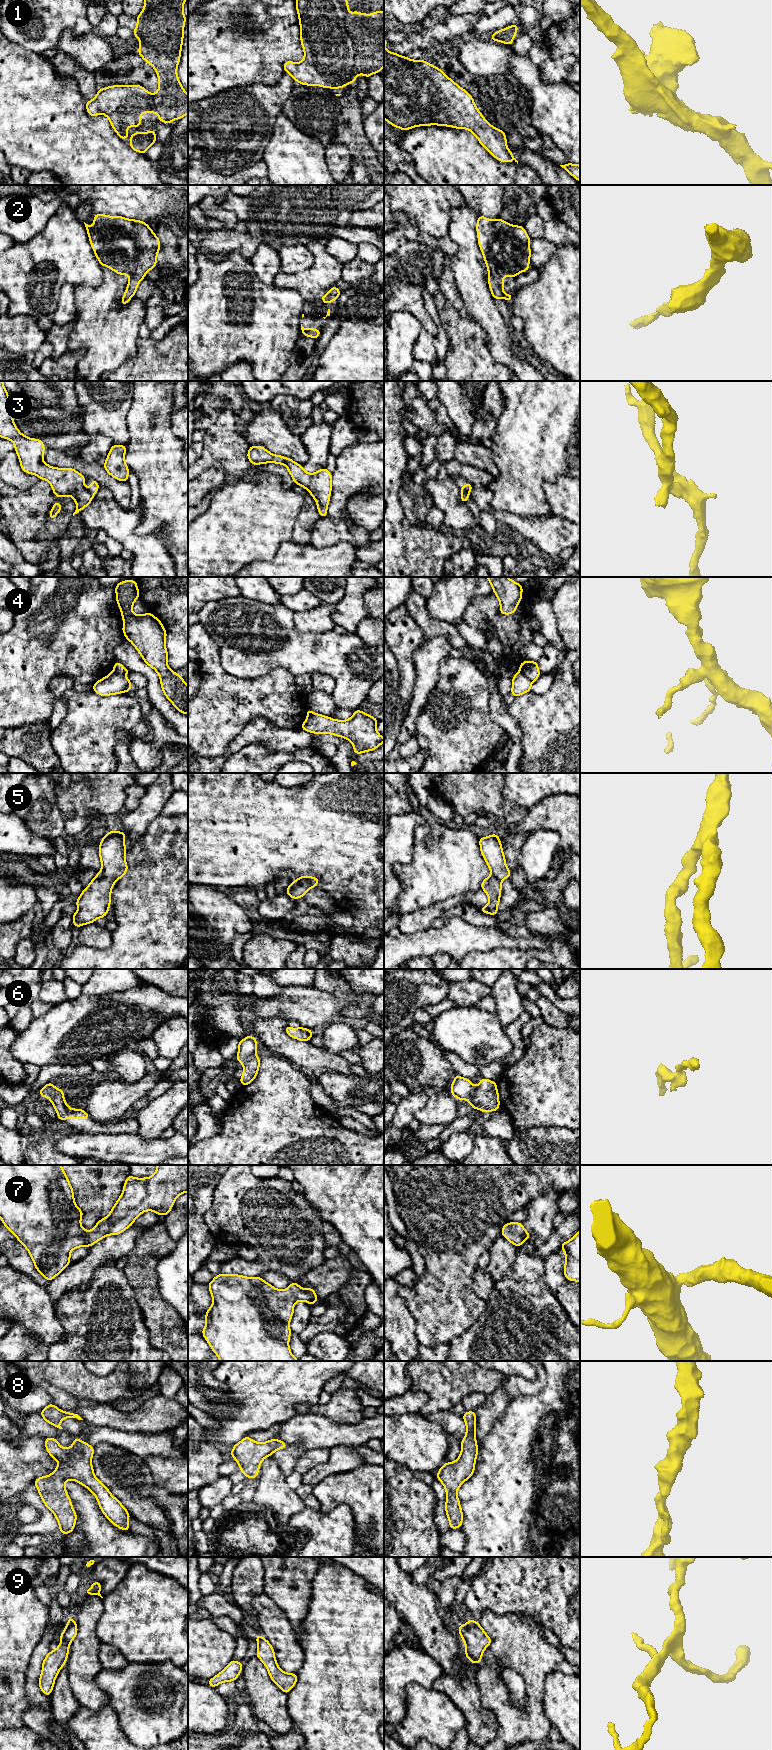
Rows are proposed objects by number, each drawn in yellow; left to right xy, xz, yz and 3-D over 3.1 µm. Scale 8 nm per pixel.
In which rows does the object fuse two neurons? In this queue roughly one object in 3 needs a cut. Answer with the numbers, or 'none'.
3, 4, 6

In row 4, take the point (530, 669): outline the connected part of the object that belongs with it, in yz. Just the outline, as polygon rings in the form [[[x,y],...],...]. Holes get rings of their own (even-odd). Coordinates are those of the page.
[[[523,661],[520,664],[519,671],[522,672],[531,682],[536,681],[541,675],[538,662],[534,661]]]

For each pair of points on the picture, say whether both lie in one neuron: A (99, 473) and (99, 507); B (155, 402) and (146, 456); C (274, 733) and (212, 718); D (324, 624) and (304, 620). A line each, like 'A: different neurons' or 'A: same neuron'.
A: different neurons
B: same neuron
C: different neurons
D: same neuron

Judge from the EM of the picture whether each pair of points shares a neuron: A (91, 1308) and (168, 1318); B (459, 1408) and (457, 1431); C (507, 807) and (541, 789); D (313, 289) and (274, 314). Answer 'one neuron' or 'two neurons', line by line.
A: two neurons
B: two neurons
C: two neurons
D: two neurons

